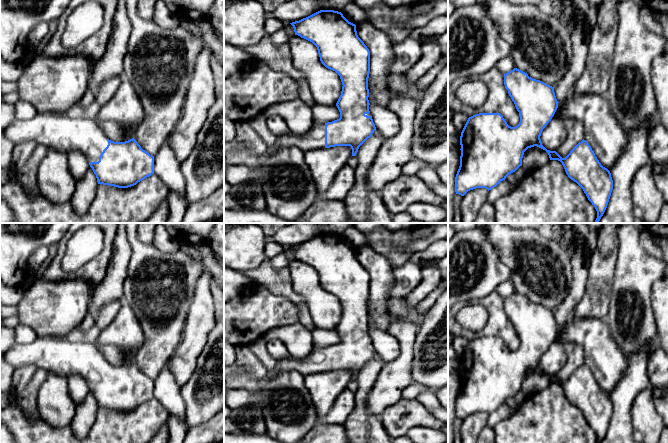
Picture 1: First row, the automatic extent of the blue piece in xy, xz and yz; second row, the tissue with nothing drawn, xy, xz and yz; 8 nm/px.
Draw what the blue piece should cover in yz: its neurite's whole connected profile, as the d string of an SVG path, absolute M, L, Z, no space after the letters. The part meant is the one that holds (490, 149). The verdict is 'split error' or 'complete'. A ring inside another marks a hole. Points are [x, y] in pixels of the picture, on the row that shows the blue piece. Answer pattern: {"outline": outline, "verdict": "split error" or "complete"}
{"outline": "M517 68L504 74L504 85L519 112L520 122L511 127L500 113L479 113L468 118L460 136L461 156L455 177L456 194L464 196L476 188L491 190L522 166L522 158L528 148L537 146L548 153L550 160L560 161L568 177L583 189L597 211L595 223L599 223L613 190L611 173L601 165L584 139L565 158L556 152L566 140L567 130L563 119L554 116L559 103L554 87L529 77Z", "verdict": "split error"}

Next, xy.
{"outline": "M50 111L37 113L30 120L15 119L4 129L4 137L14 146L35 141L65 154L77 150L86 157L98 184L128 188L154 174L154 156L143 150L134 138L125 142L109 140L94 119L72 119L67 114Z", "verdict": "split error"}

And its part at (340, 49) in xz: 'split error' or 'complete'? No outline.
split error

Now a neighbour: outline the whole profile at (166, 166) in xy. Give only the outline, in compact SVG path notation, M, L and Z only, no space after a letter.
M168 138L154 155L154 173L166 184L169 191L186 197L186 182L181 172L181 163L175 157Z

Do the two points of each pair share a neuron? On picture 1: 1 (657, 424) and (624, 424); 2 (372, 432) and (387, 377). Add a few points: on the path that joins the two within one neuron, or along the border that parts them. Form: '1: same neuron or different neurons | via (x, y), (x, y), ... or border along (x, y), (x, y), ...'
1: different neurons | border along (633, 401), (631, 408), (631, 432)
2: different neurons | border along (368, 392), (367, 410), (379, 415)

